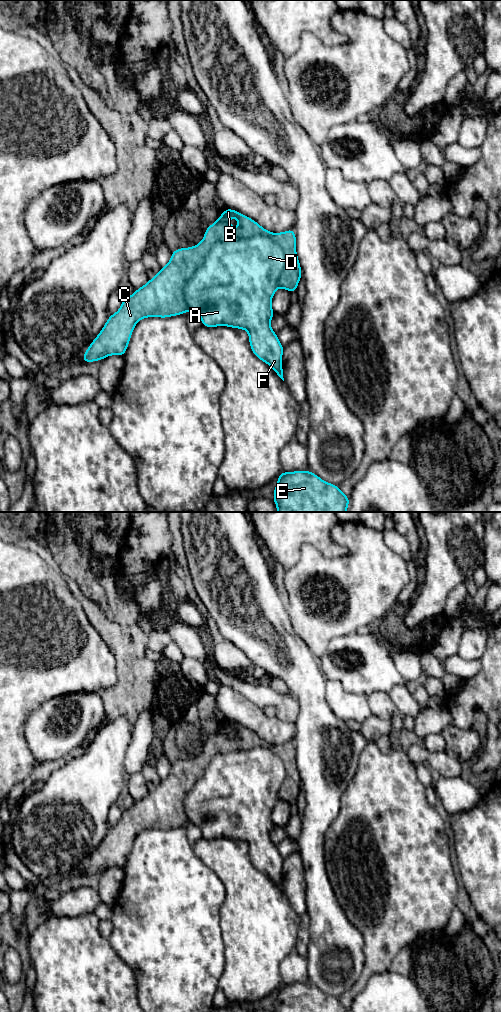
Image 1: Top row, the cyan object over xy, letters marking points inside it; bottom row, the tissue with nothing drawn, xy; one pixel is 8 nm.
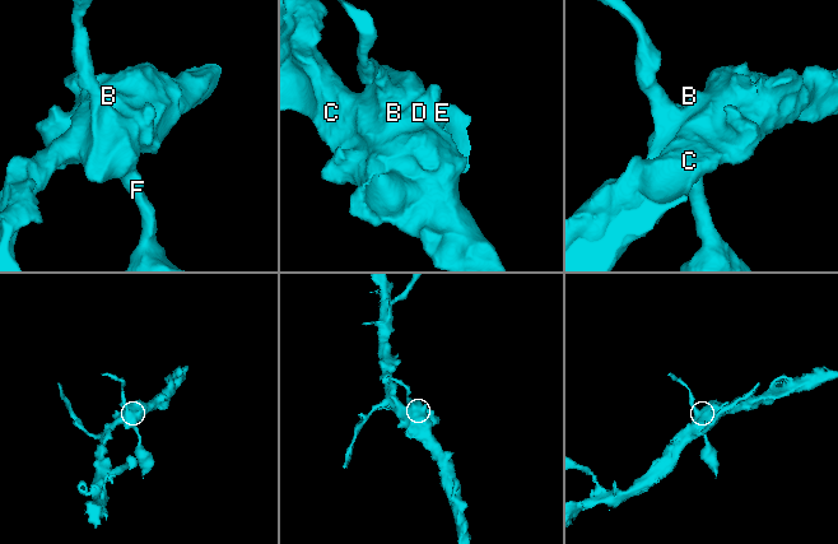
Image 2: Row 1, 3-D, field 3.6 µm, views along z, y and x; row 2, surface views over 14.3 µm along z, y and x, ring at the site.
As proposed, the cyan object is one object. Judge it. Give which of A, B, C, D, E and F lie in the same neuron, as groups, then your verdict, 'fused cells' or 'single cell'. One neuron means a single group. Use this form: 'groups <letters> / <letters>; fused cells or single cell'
groups A D E F / B C; fused cells

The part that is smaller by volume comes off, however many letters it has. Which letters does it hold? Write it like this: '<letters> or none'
A, D, E, F

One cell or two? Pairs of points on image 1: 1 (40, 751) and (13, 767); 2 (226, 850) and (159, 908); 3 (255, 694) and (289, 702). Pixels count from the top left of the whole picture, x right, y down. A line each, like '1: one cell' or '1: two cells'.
1: two cells
2: two cells
3: one cell

